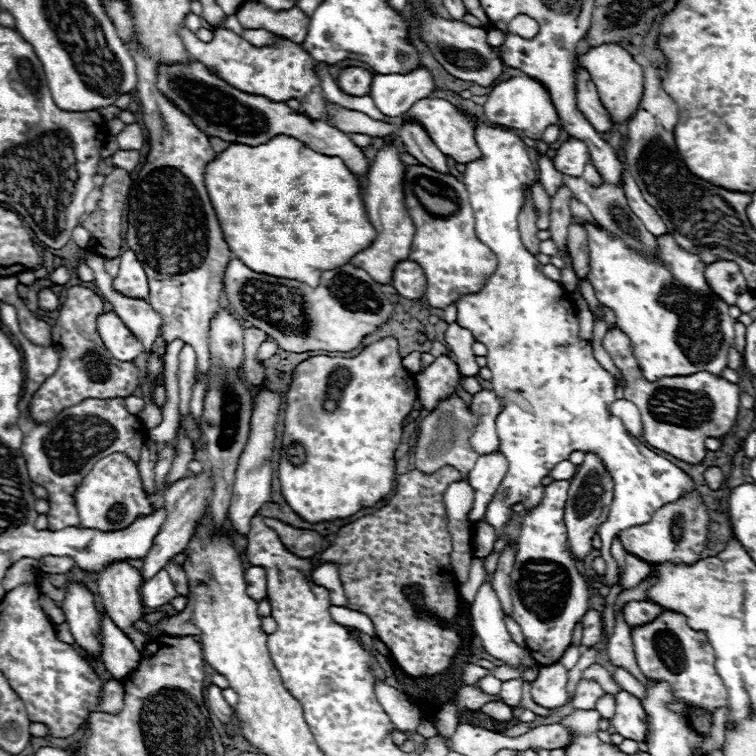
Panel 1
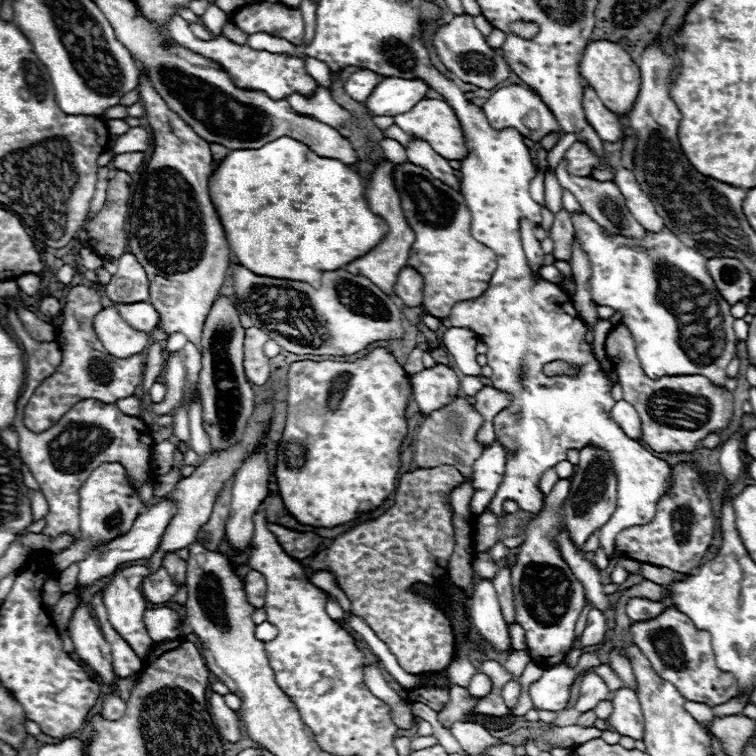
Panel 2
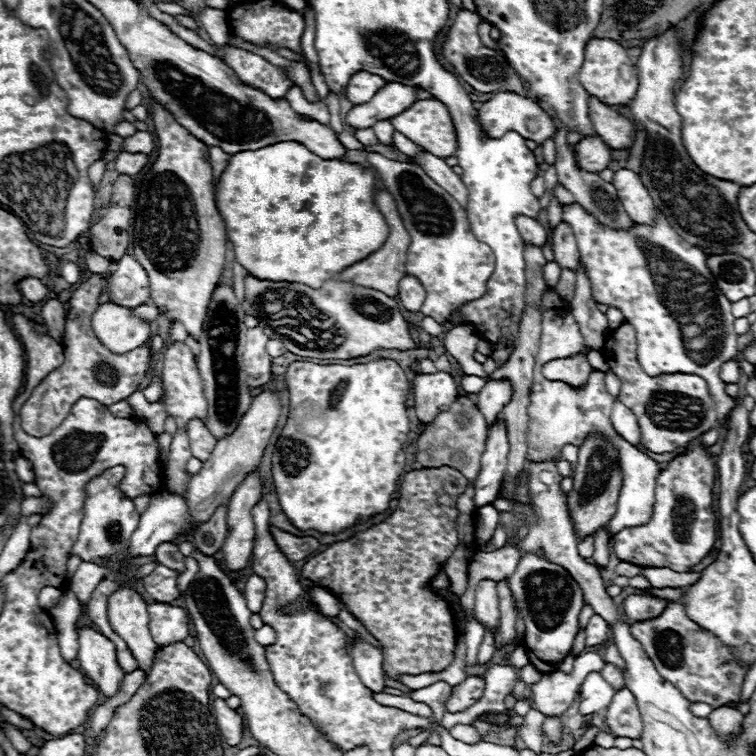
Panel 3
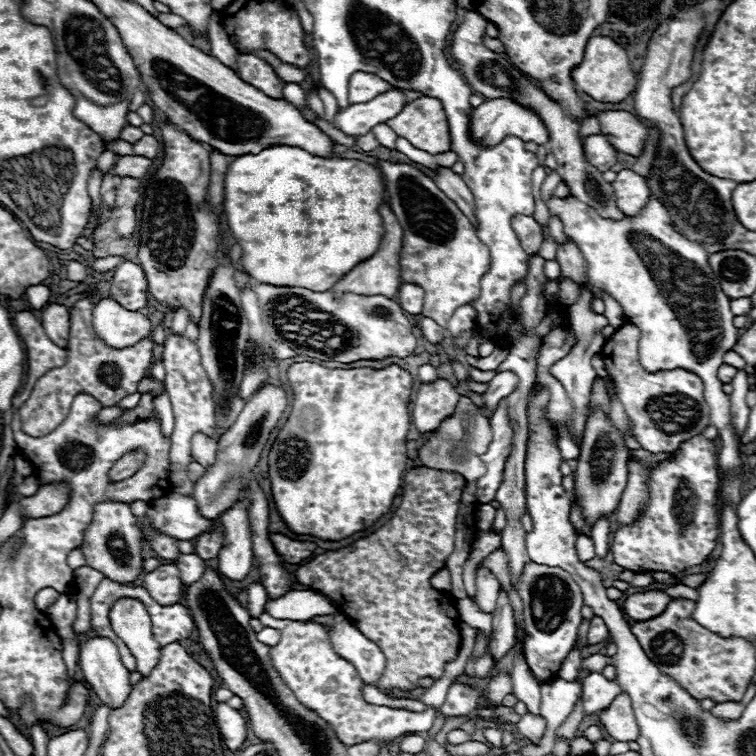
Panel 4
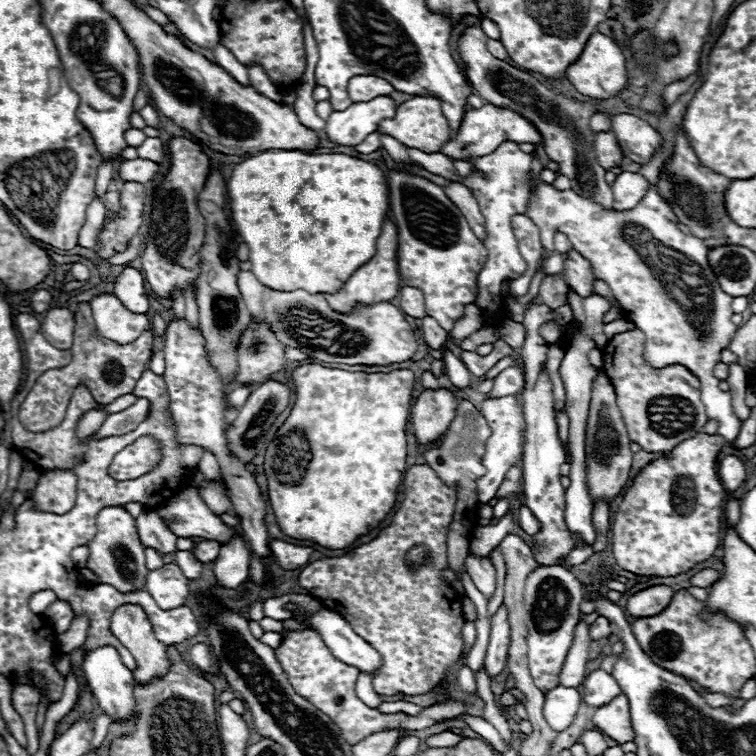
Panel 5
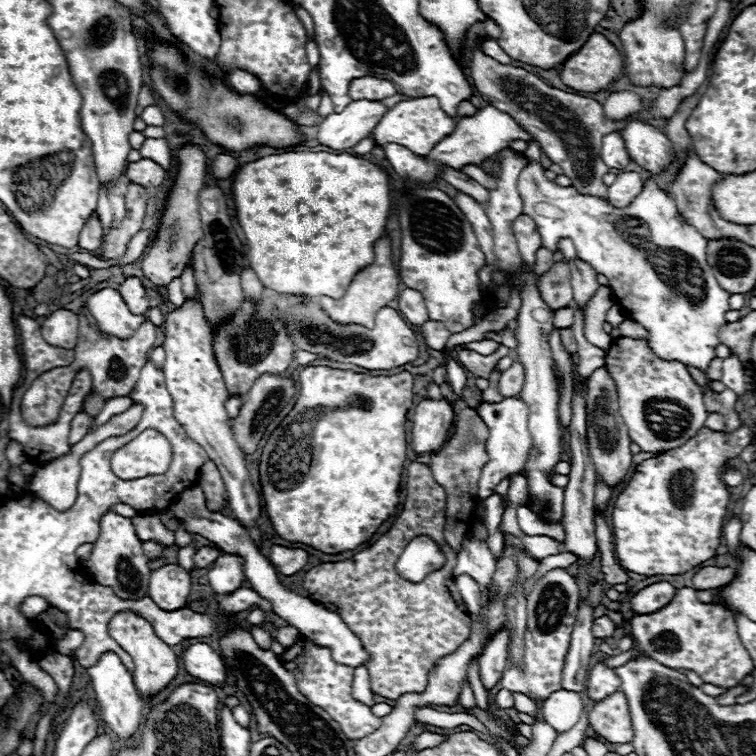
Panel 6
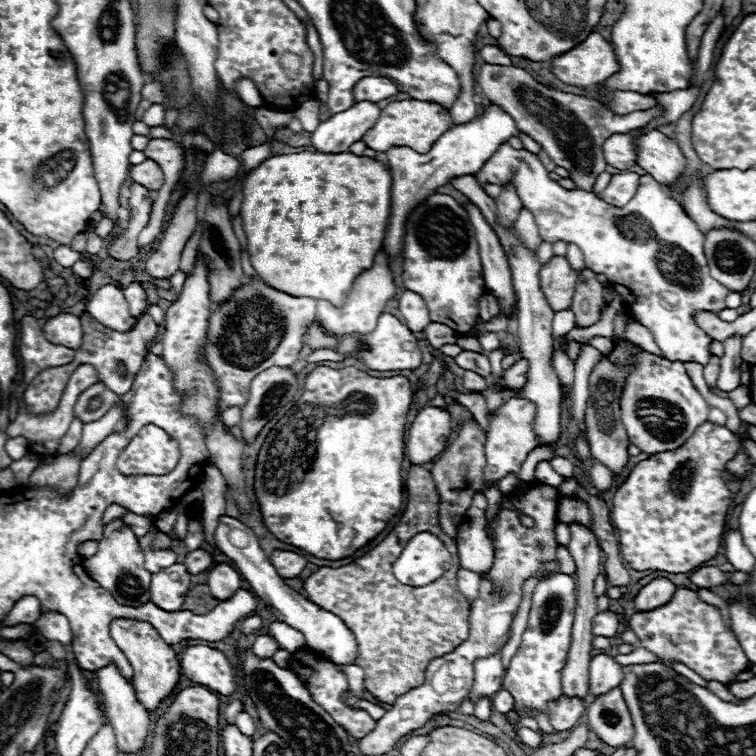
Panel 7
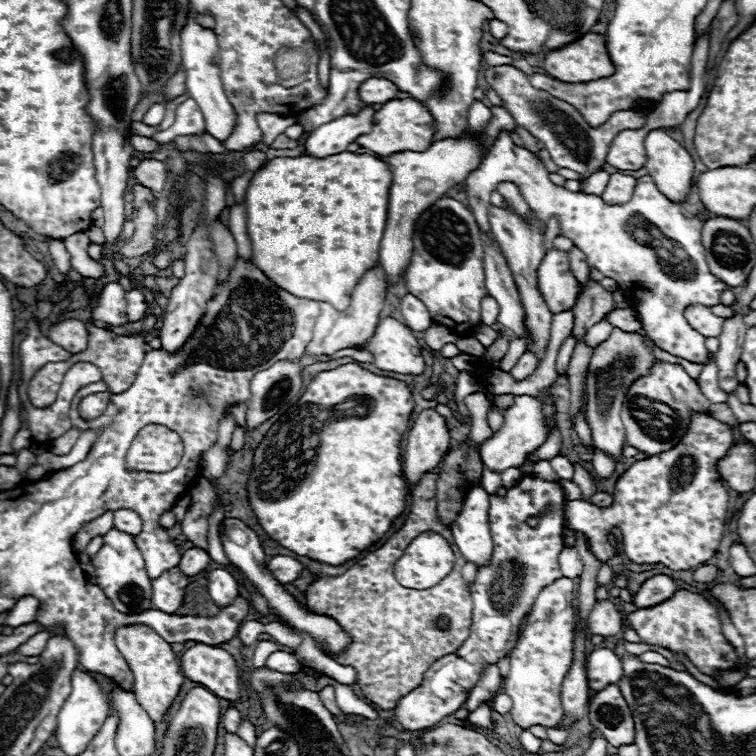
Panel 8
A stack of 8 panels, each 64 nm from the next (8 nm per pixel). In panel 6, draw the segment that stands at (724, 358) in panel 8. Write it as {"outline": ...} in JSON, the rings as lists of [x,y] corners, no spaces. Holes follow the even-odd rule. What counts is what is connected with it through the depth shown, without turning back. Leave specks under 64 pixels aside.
{"outline":[[[732,354],[730,358],[724,360],[722,364],[722,378],[720,378],[726,388],[734,390],[736,396],[744,396],[746,392],[746,378],[744,378],[744,366],[740,364],[740,360],[736,360],[736,354]]]}

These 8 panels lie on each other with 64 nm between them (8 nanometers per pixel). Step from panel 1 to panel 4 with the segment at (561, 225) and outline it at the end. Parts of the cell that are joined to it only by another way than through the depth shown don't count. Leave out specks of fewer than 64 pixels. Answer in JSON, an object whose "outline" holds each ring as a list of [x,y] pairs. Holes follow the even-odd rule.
{"outline":[[[566,238],[562,244],[558,244],[556,250],[556,260],[560,262],[562,268],[562,276],[572,278],[574,282],[588,282],[586,276],[586,264],[584,264],[584,256],[578,250],[576,242],[572,238]]]}

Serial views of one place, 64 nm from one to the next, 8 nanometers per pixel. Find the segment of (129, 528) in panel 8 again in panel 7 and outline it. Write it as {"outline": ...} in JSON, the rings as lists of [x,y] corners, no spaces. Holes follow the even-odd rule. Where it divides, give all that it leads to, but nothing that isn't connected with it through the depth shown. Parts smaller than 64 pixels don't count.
{"outline":[[[132,512],[126,514],[126,516],[122,516],[122,520],[128,520],[128,526],[136,532],[138,538],[140,538],[140,536],[146,536],[148,528],[154,526],[152,520],[148,520],[148,518],[144,518],[144,516],[138,516],[138,514],[132,514]]]}

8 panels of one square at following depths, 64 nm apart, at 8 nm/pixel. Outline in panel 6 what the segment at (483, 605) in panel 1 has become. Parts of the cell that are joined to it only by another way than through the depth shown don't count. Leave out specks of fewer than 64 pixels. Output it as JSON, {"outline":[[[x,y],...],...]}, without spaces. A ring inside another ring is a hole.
{"outline":[[[464,540],[464,548],[458,556],[458,564],[454,568],[452,576],[468,574],[476,580],[476,584],[482,590],[492,588],[492,578],[496,572],[496,560],[490,554],[488,546],[478,540]]]}

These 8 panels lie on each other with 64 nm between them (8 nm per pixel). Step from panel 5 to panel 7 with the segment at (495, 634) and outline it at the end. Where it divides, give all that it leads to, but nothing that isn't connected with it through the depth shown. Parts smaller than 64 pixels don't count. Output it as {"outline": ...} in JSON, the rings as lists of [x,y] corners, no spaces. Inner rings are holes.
{"outline":[[[494,652],[492,656],[480,658],[474,662],[474,686],[470,692],[470,698],[476,702],[480,696],[492,696],[502,688],[502,660],[500,652]]]}

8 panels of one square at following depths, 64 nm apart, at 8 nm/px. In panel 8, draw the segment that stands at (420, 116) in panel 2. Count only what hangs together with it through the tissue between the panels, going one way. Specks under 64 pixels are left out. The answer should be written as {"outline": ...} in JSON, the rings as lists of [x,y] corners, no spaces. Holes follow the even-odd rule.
{"outline":[[[406,98],[406,100],[386,102],[376,112],[372,130],[368,134],[360,136],[360,140],[356,140],[356,142],[362,148],[368,148],[380,156],[390,156],[392,152],[402,152],[402,150],[414,150],[414,152],[428,150],[434,134],[436,134],[436,122],[434,122],[434,116],[430,114],[430,110],[414,98]]]}

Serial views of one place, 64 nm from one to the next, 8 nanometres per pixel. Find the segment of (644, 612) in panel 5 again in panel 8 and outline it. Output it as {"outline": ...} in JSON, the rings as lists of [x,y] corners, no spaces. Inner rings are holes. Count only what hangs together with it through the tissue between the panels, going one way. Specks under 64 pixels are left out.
{"outline":[[[660,574],[660,576],[654,576],[654,578],[646,580],[640,586],[638,594],[634,596],[634,604],[638,608],[650,608],[650,606],[656,606],[656,604],[672,598],[674,592],[676,592],[674,580],[670,576]]]}

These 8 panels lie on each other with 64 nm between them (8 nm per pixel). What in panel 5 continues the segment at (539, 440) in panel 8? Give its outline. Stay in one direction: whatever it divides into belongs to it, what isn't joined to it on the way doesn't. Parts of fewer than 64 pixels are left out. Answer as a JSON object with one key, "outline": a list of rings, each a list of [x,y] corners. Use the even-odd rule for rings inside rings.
{"outline":[[[502,396],[496,400],[486,400],[480,404],[480,412],[482,416],[488,420],[488,426],[492,428],[492,436],[486,444],[486,456],[484,456],[484,466],[486,466],[486,474],[476,480],[478,486],[478,500],[482,504],[490,502],[496,496],[496,490],[500,488],[504,474],[508,472],[508,468],[512,464],[516,464],[522,458],[522,444],[524,444],[524,414],[522,408],[518,406],[514,396]]]}

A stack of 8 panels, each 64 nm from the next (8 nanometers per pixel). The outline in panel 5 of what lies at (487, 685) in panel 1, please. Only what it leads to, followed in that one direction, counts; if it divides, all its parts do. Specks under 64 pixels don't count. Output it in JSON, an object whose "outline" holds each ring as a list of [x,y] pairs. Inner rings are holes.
{"outline":[[[266,616],[260,620],[260,626],[264,632],[282,634],[282,642],[278,648],[274,648],[274,654],[276,654],[278,664],[286,672],[288,682],[292,684],[292,688],[298,696],[302,696],[310,704],[314,704],[320,712],[324,712],[340,728],[340,734],[348,744],[358,744],[366,736],[382,732],[382,730],[424,730],[424,728],[434,726],[440,720],[454,718],[454,716],[466,712],[466,702],[452,700],[452,698],[446,698],[442,704],[424,708],[418,716],[410,716],[404,712],[384,714],[378,708],[368,708],[356,696],[356,680],[358,680],[360,672],[354,666],[348,666],[348,664],[336,660],[316,630],[312,630],[312,628],[288,630],[288,628],[284,628],[282,622],[266,618]]]}

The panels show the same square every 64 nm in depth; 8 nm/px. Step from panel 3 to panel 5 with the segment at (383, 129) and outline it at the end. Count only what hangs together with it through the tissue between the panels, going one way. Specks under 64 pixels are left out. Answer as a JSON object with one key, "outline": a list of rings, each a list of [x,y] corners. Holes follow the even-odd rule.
{"outline":[[[382,134],[382,136],[380,136],[380,140],[382,140],[382,148],[384,148],[384,150],[394,158],[394,160],[414,164],[414,162],[408,158],[406,150],[402,148],[402,144],[400,144],[396,138],[392,138],[392,136],[388,136],[388,134]]]}

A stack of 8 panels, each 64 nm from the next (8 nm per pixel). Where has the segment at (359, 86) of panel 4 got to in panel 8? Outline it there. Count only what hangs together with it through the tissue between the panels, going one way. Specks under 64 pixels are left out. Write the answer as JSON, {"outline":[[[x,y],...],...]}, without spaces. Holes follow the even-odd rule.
{"outline":[[[368,78],[360,84],[358,94],[366,104],[386,104],[388,100],[396,98],[398,88],[386,78]]]}

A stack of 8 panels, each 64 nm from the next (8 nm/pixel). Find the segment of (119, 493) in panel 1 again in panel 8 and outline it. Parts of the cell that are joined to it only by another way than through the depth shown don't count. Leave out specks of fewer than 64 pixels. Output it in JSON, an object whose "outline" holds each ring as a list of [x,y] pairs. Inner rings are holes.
{"outline":[[[156,424],[144,426],[126,452],[126,468],[138,472],[164,472],[164,434],[172,434],[172,430]],[[110,530],[108,534],[104,534],[104,544],[100,548],[100,552],[92,558],[92,564],[96,568],[96,578],[100,588],[104,588],[106,596],[112,600],[114,608],[120,612],[142,612],[144,608],[152,608],[152,580],[146,574],[144,568],[144,558],[140,554],[140,550],[136,548],[134,536],[126,534],[126,532],[116,532]]]}

